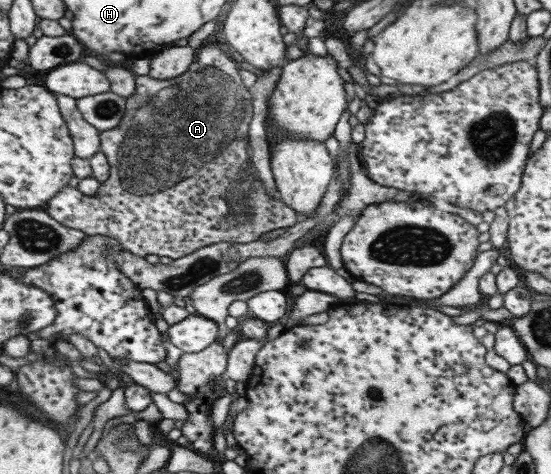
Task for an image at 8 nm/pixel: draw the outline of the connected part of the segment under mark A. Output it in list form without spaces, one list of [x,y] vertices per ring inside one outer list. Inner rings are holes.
[[[217,43],[207,44],[202,48],[197,48],[194,54],[194,61],[187,67],[187,70],[183,74],[179,73],[179,76],[167,79],[167,80],[155,80],[148,74],[145,76],[134,75],[135,92],[133,95],[124,100],[124,113],[117,126],[104,130],[98,133],[98,139],[100,140],[99,152],[102,152],[106,156],[106,161],[109,165],[108,177],[99,183],[96,193],[91,196],[80,193],[75,187],[65,185],[61,190],[58,190],[47,202],[45,203],[45,212],[56,220],[59,224],[66,226],[70,229],[81,231],[85,235],[105,235],[110,236],[117,240],[121,245],[121,248],[128,250],[131,254],[144,258],[147,254],[155,254],[155,256],[167,256],[171,260],[181,258],[187,254],[191,254],[194,250],[203,248],[209,244],[215,243],[239,243],[245,244],[251,241],[257,241],[258,238],[265,233],[277,230],[277,228],[289,228],[297,221],[296,212],[288,207],[278,196],[270,197],[270,194],[265,193],[263,183],[257,177],[256,170],[253,165],[250,165],[250,147],[247,144],[247,124],[251,120],[251,98],[246,86],[242,83],[242,78],[238,73],[239,66],[229,56],[226,56]],[[242,168],[248,172],[250,176],[249,180],[245,180],[245,183],[250,183],[250,187],[246,192],[246,197],[242,198],[242,201],[248,206],[246,212],[246,221],[244,223],[230,223],[227,217],[224,217],[227,210],[221,211],[215,207],[216,200],[220,198],[220,192],[222,188],[230,186],[230,184],[236,184],[238,178],[240,178],[240,172]],[[161,190],[161,198],[141,198],[137,194],[153,194]]]

